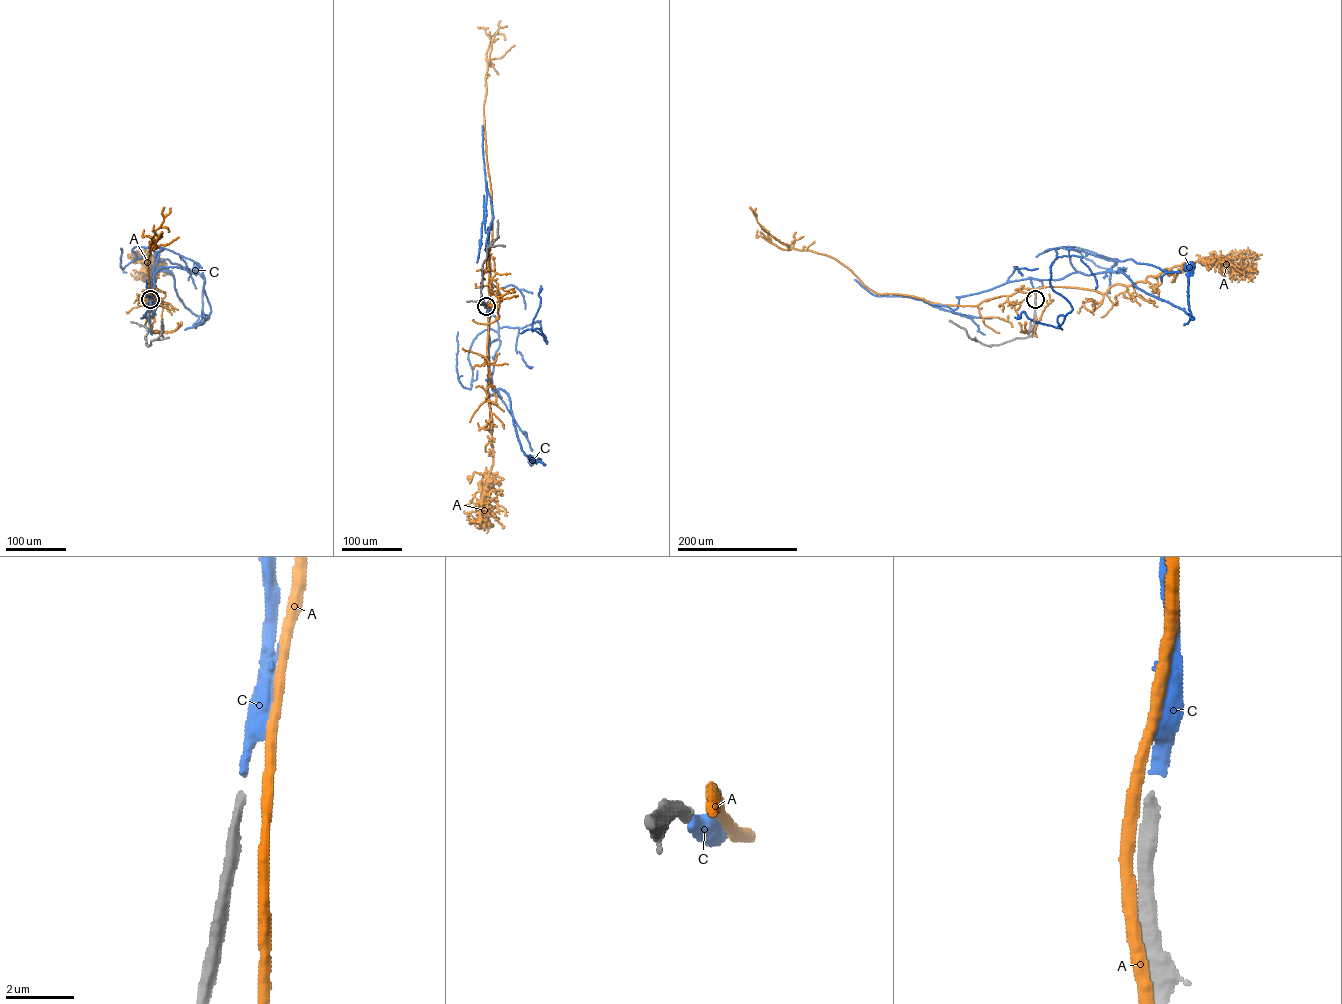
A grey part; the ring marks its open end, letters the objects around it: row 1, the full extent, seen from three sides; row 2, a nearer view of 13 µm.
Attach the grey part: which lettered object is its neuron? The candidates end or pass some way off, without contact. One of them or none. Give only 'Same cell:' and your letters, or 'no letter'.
Same cell: C

